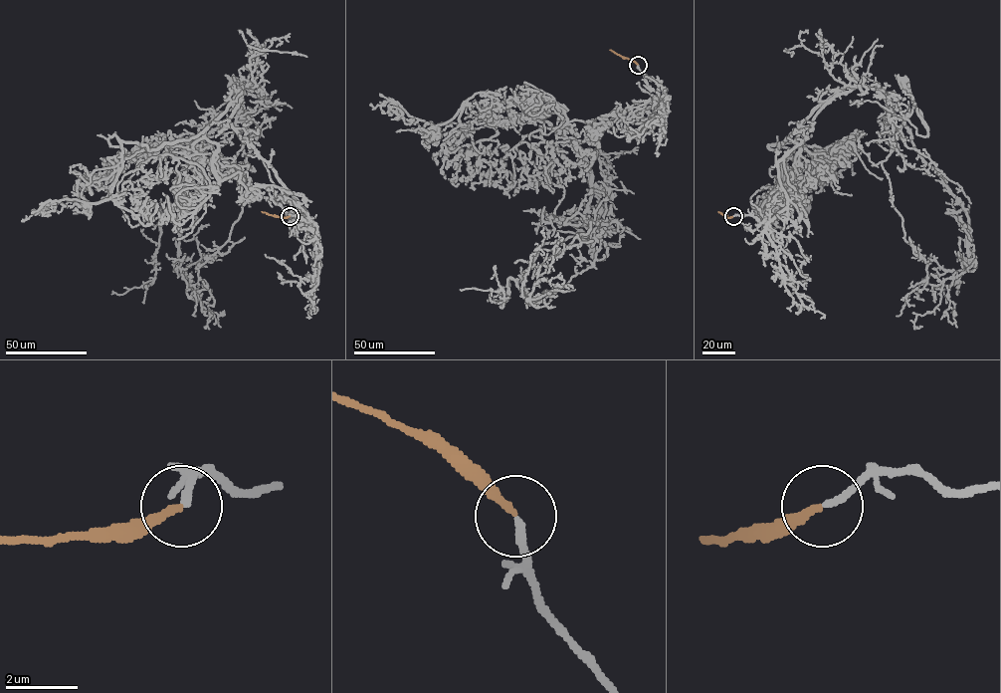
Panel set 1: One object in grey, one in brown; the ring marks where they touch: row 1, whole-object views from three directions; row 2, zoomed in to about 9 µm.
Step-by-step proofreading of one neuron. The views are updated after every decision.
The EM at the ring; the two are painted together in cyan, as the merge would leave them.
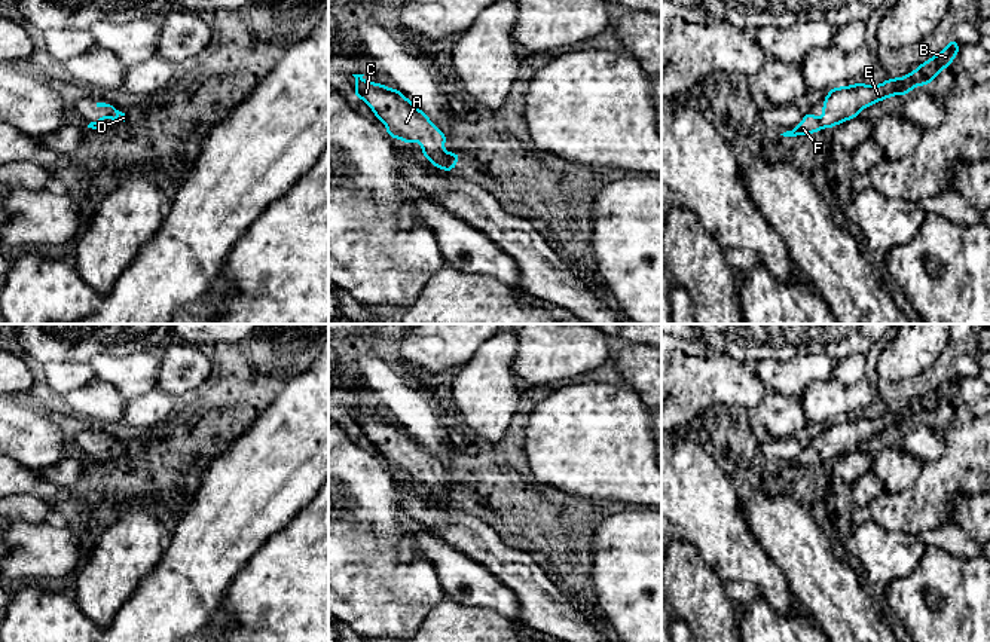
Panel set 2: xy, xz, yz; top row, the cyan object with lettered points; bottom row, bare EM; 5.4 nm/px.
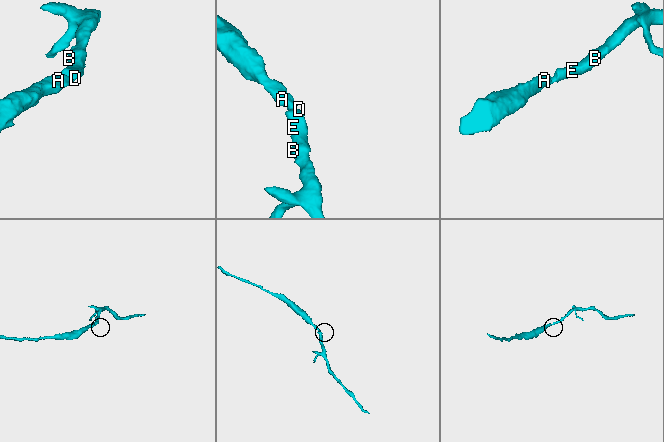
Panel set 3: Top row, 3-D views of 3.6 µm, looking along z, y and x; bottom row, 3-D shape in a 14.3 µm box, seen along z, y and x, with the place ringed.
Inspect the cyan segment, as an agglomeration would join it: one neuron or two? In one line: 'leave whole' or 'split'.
leave whole

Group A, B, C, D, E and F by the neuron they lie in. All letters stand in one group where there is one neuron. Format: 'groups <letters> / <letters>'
groups A B C D E F

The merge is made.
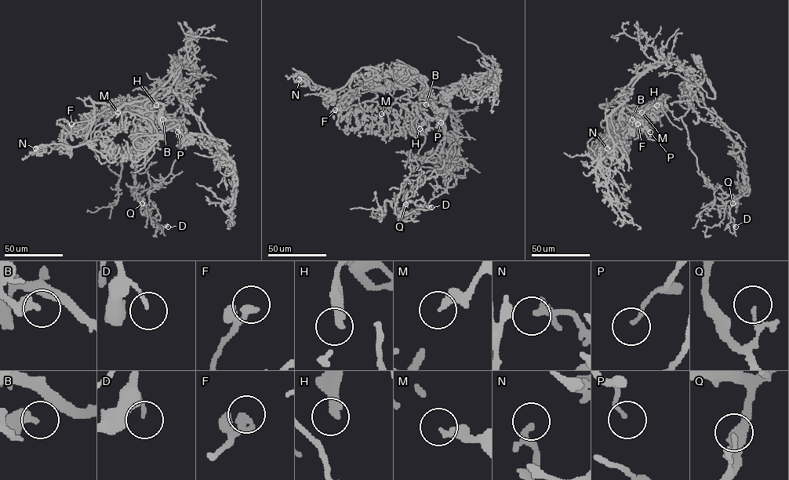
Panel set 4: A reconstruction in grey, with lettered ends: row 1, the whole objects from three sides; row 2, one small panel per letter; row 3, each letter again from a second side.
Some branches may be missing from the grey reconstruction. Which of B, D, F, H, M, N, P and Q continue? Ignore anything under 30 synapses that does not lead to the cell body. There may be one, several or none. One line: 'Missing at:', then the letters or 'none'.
Missing at: none

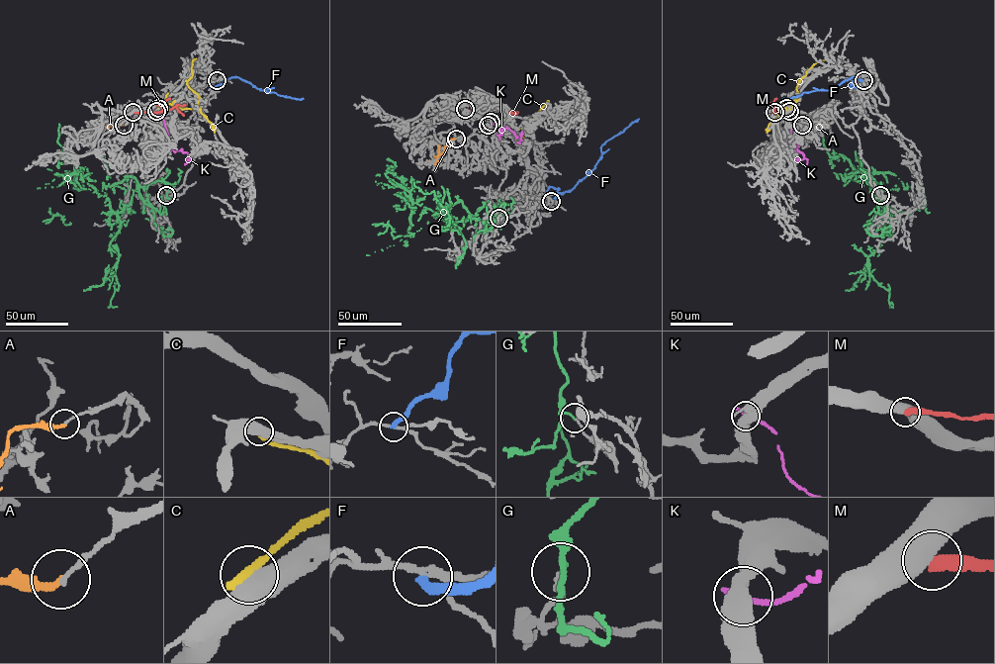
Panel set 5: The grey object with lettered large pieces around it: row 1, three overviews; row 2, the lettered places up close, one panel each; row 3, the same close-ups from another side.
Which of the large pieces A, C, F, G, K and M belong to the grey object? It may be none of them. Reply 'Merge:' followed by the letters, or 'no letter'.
Merge: no letter

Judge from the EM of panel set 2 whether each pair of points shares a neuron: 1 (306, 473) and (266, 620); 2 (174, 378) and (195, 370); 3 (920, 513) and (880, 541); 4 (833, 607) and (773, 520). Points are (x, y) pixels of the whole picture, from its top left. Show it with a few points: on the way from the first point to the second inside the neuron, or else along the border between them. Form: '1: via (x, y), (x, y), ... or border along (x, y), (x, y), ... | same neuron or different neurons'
1: border along (312, 498), (281, 529), (268, 538) | different neurons
2: via (179, 375), (183, 370), (191, 370) | same neuron
3: border along (871, 520), (888, 529), (917, 535) | different neurons
4: via (825, 586), (815, 575), (794, 541) | same neuron

